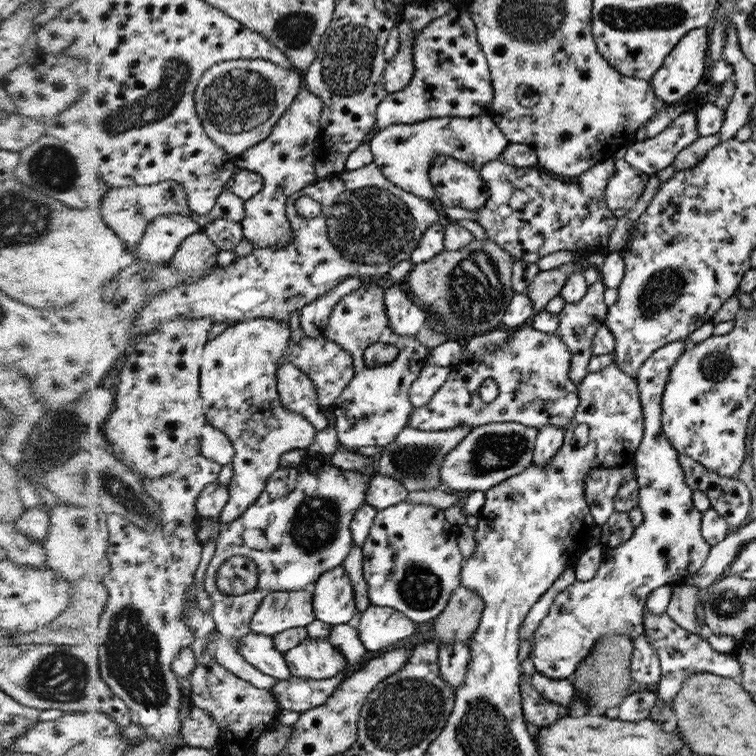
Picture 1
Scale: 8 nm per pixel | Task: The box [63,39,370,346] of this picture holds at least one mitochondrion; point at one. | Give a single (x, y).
(237, 101)

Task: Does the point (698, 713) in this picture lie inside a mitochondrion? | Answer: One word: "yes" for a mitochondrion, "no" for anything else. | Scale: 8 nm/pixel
yes

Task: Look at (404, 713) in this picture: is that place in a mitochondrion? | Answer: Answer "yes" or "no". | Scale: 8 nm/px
yes

